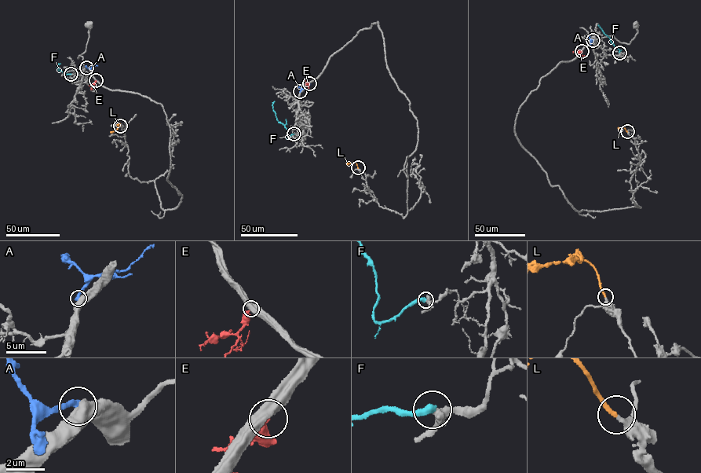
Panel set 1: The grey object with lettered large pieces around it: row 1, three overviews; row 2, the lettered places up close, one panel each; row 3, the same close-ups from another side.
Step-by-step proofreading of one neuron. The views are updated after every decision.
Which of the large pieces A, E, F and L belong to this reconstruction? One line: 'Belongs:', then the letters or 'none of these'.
Belongs: L

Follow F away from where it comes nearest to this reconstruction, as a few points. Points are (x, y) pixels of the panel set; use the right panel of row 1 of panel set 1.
F: (619, 53), (597, 25)

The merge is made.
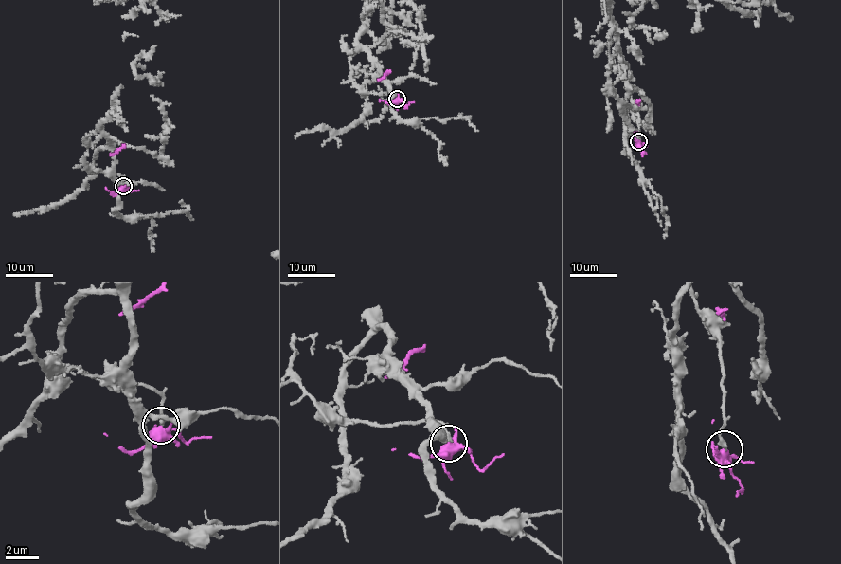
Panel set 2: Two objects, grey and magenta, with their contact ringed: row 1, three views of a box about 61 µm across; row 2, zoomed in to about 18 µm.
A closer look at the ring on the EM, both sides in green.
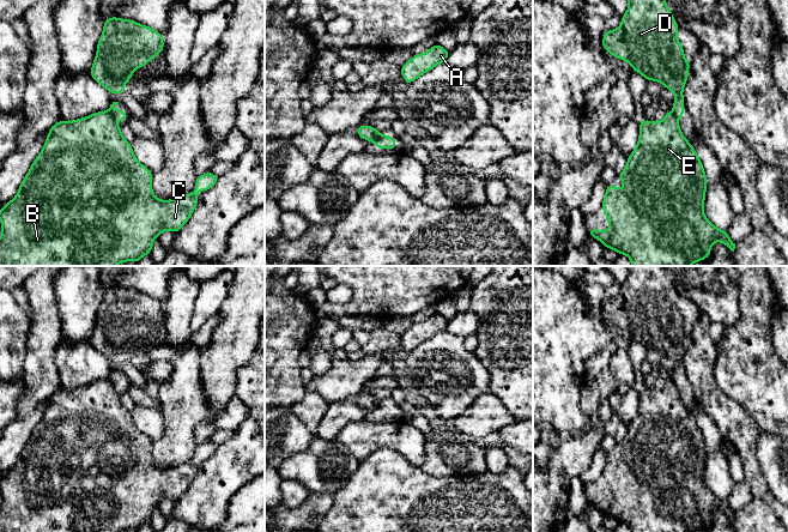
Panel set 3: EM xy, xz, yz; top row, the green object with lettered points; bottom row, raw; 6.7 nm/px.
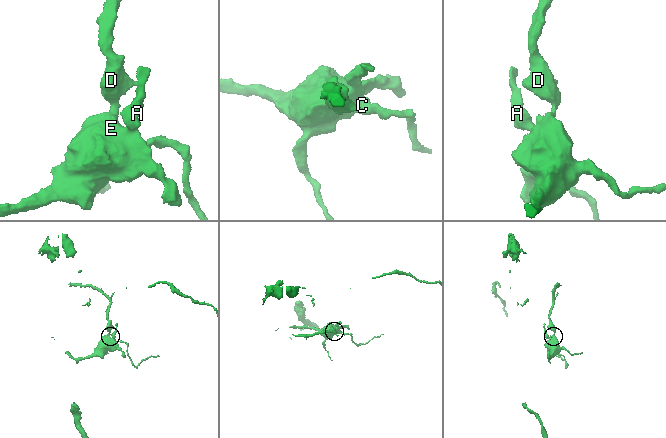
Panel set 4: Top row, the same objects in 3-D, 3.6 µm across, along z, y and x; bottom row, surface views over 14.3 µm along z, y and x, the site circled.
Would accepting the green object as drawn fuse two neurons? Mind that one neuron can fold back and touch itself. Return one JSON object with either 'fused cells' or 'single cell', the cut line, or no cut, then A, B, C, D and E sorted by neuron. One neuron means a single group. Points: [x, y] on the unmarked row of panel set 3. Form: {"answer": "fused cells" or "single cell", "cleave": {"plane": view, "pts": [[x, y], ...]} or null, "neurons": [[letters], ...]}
{"answer": "fused cells", "cleave": {"plane": "xz", "pts": [[380, 404], [374, 410]]}, "neurons": [["A", "B", "C", "E"], ["D"]]}

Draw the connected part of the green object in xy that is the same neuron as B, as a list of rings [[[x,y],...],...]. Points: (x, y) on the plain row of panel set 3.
[[[108,379],[69,391],[59,389],[50,395],[46,412],[17,464],[0,478],[0,532],[138,531],[151,521],[153,508],[164,498],[181,498],[196,476],[198,461],[213,455],[218,447],[208,440],[198,445],[194,461],[171,468],[157,467],[152,460],[152,440],[135,427]]]

